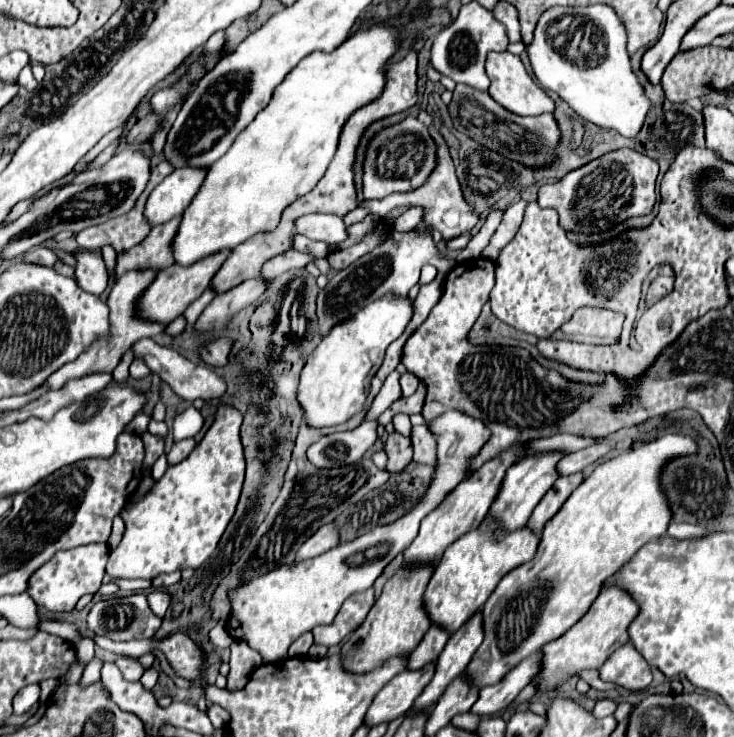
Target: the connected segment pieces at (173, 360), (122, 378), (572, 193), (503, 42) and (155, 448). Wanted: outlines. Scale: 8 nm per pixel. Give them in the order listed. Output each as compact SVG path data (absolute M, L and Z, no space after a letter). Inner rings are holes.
M149 337L147 339L139 339L139 343L133 343L131 351L135 351L135 357L143 357L147 367L153 373L157 373L183 399L189 399L189 401L195 401L195 399L213 399L213 397L223 395L223 391L225 391L225 383L223 383L223 379L219 375L215 375L213 371L209 371L203 365L191 363L189 359L185 359L177 351L159 345L153 339L149 339Z
M127 351L127 353L123 355L123 359L121 359L121 363L117 365L117 369L113 371L113 381L115 381L115 383L123 385L123 383L129 379L129 365L131 365L131 361L133 361L133 353Z
M617 149L589 161L587 165L569 171L559 183L543 185L539 189L537 203L541 207L553 207L559 211L559 223L565 231L599 231L607 223L623 221L633 215L647 215L655 205L655 179L659 163L647 155L639 155L635 149ZM643 199L643 201L625 201Z
M471 1L469 5L463 5L457 19L445 27L433 47L431 47L431 65L441 73L451 77L457 83L467 83L477 89L489 87L489 77L485 75L485 57L489 51L505 51L507 49L507 33L501 23L497 23L485 7L481 7L477 1Z
M145 431L145 433L141 433L141 439L145 443L145 463L143 465L145 465L145 469L149 469L157 461L157 457L163 455L163 451L165 451L165 437L159 439L157 435L151 435L149 431Z

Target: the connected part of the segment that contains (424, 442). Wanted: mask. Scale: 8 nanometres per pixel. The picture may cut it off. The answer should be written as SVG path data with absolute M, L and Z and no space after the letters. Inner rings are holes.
M427 425L413 427L411 431L411 441L413 441L413 461L425 463L425 465L435 465L435 435L431 435Z

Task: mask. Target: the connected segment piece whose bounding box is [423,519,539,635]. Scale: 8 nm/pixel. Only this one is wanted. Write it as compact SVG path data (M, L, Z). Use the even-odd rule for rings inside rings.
M485 519L475 531L469 531L469 535L459 537L451 547L447 547L441 561L435 565L423 595L425 611L431 623L443 627L443 631L449 635L457 633L457 629L483 607L483 603L509 571L533 559L537 545L539 537L531 529L523 527L519 531L507 533L499 531L489 519Z

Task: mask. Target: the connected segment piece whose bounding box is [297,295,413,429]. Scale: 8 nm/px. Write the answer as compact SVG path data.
M385 295L331 329L301 369L297 401L305 425L315 429L341 425L365 409L367 391L371 391L371 379L383 363L385 349L403 333L411 315L413 307L409 299Z

